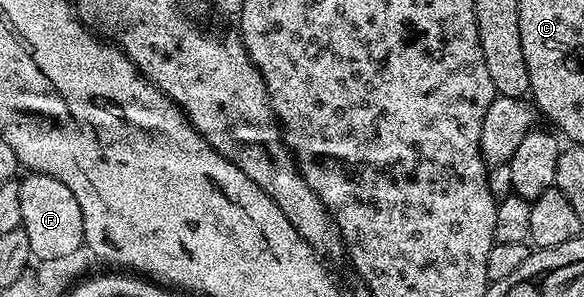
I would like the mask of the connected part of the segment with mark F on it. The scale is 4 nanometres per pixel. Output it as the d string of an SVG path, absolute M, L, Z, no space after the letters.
M25 173L19 179L22 196L22 228L30 239L30 252L33 259L44 264L58 263L60 256L69 256L79 246L84 246L84 217L82 208L78 208L78 200L74 200L74 192L62 184L62 180L54 180L54 176Z

